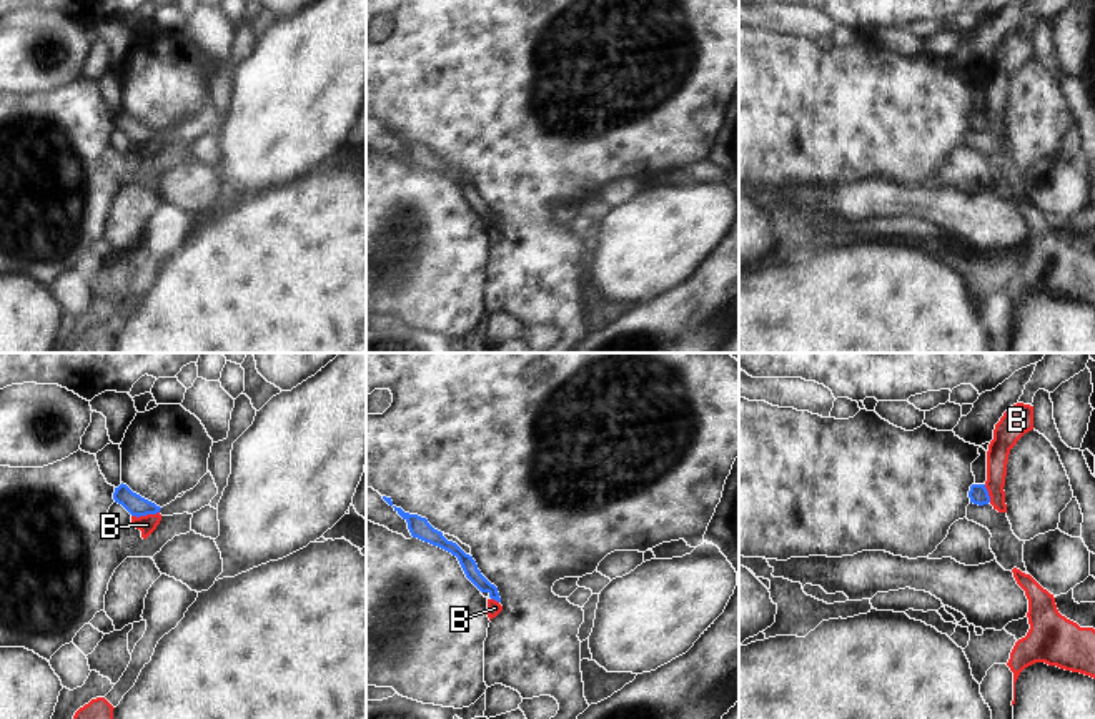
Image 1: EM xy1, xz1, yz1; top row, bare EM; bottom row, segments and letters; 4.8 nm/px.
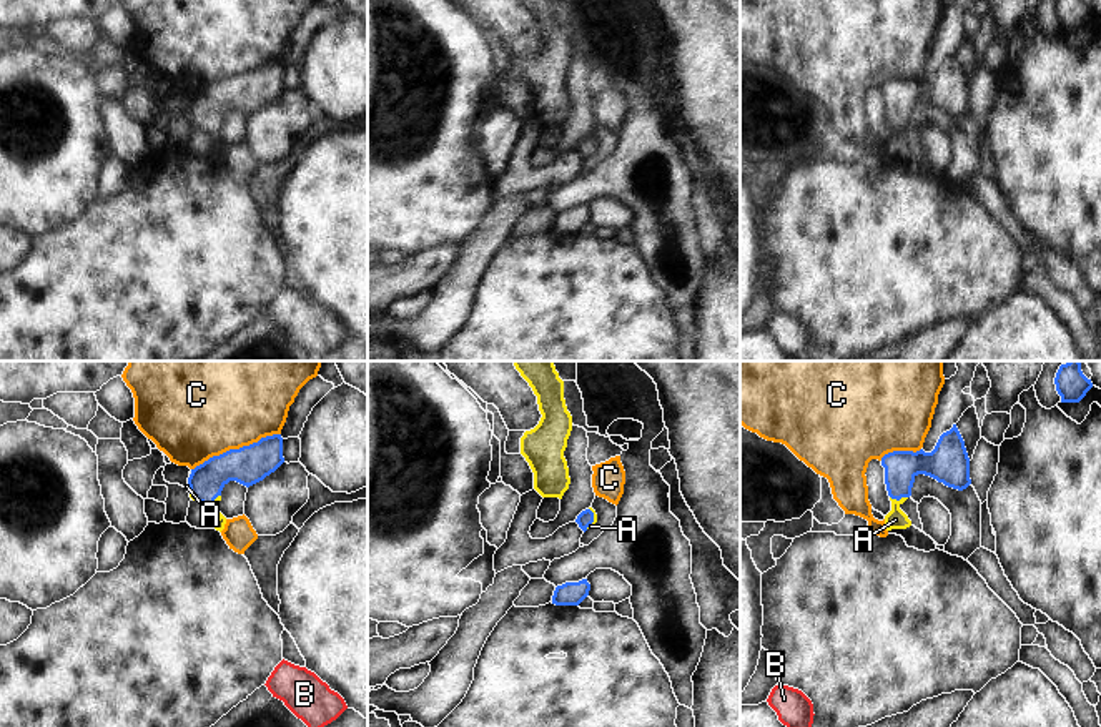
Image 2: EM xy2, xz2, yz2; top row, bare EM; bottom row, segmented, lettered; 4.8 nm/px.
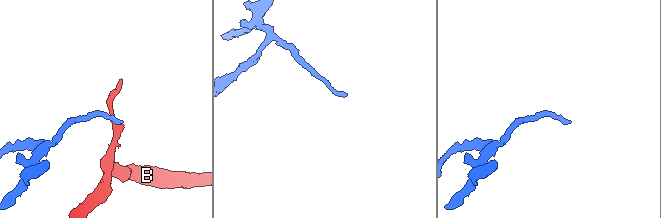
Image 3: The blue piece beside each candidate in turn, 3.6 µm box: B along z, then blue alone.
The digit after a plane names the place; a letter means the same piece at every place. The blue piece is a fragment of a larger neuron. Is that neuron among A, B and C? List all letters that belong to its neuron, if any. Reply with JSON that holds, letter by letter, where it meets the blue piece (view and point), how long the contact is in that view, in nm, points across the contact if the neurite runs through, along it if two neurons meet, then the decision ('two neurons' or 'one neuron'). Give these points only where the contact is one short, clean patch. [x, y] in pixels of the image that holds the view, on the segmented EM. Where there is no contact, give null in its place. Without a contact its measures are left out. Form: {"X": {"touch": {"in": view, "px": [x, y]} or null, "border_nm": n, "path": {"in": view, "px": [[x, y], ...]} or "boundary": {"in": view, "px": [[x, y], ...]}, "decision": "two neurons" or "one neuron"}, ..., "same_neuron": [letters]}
{"A": {"touch": {"in": "yz2", "px": [898, 499]}, "border_nm": 90, "path": {"in": "yz2", "px": [[900, 466], [898, 499], [895, 519]]}, "decision": "one neuron"}, "B": {"touch": {"in": "xy1", "px": [145, 515]}, "border_nm": 140, "boundary": {"in": "xy1", "px": [[158, 511], [132, 516]]}, "decision": "two neurons"}, "C": {"touch": {"in": "xy2", "px": [235, 450]}, "border_nm": 460, "decision": "two neurons"}, "same_neuron": ["A"]}

